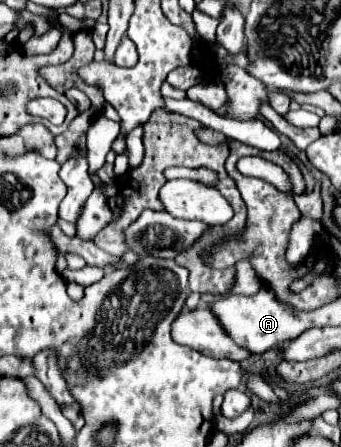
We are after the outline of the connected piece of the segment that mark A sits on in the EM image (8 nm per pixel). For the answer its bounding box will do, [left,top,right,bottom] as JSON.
[207,290,307,354]

